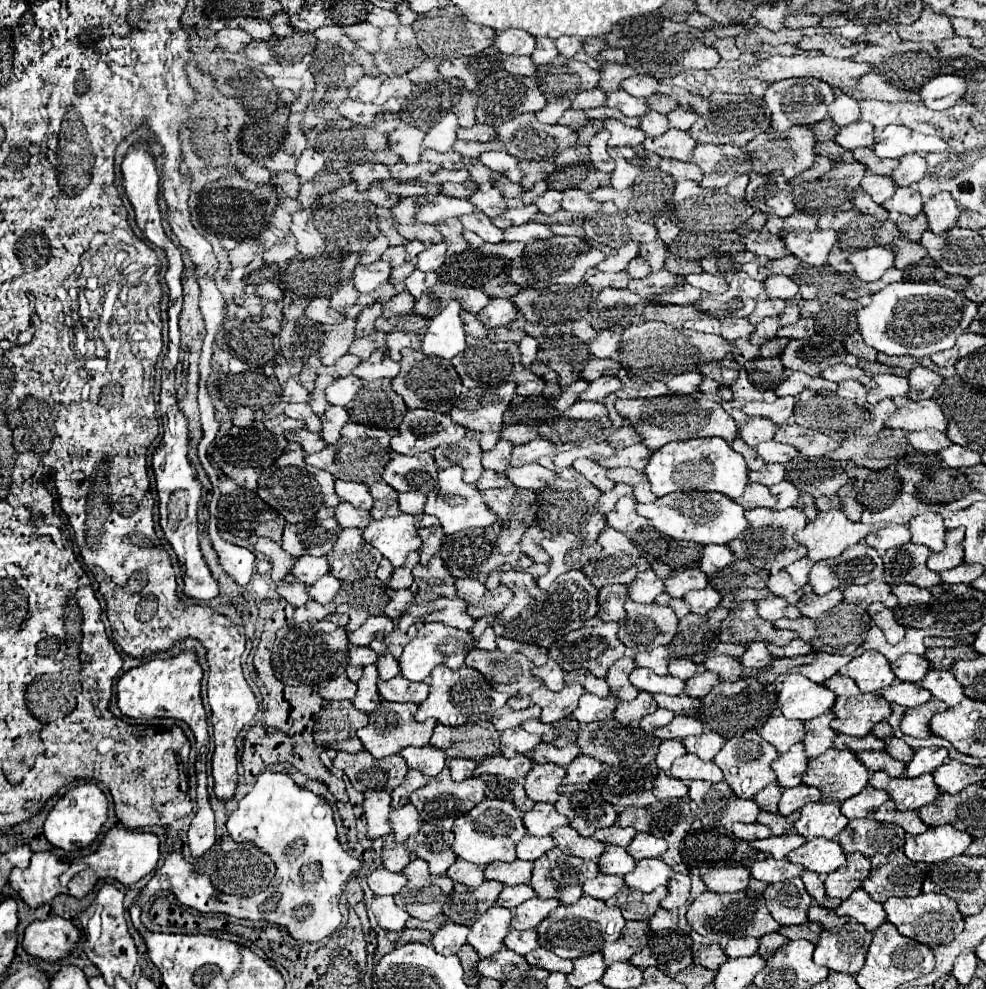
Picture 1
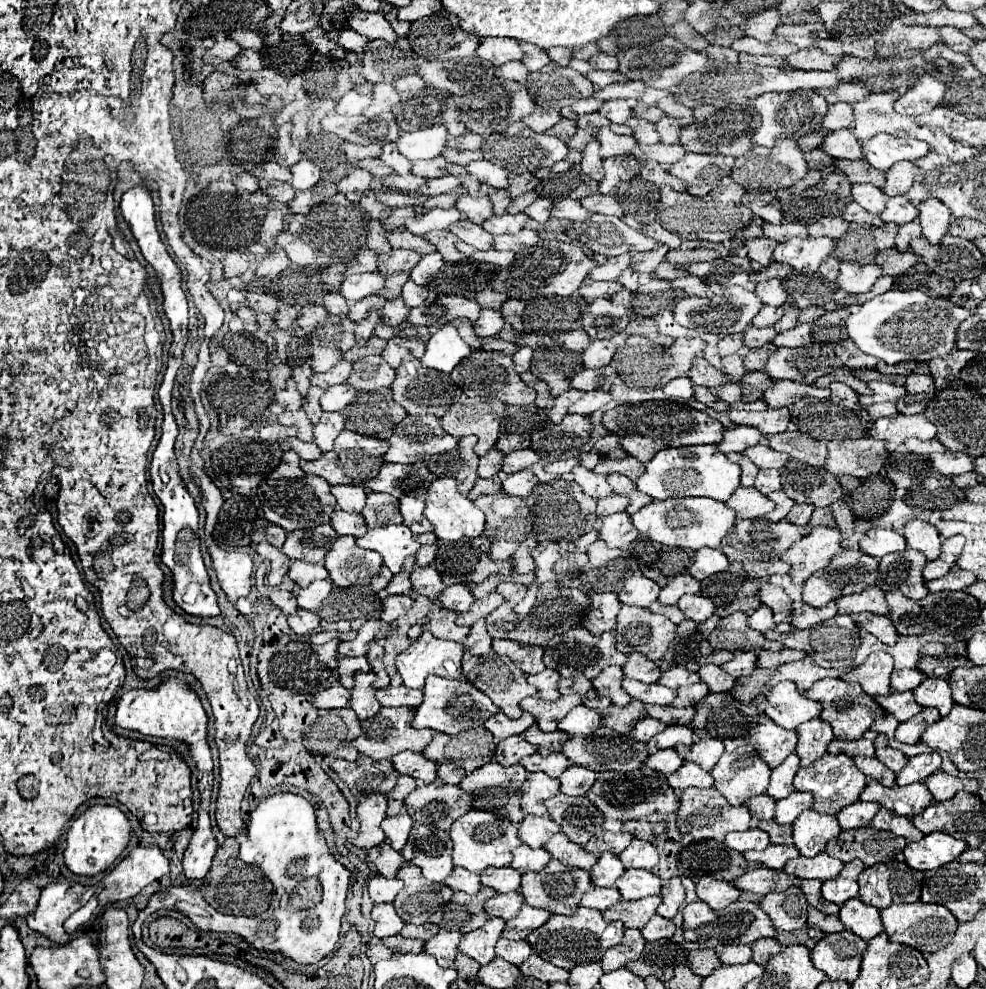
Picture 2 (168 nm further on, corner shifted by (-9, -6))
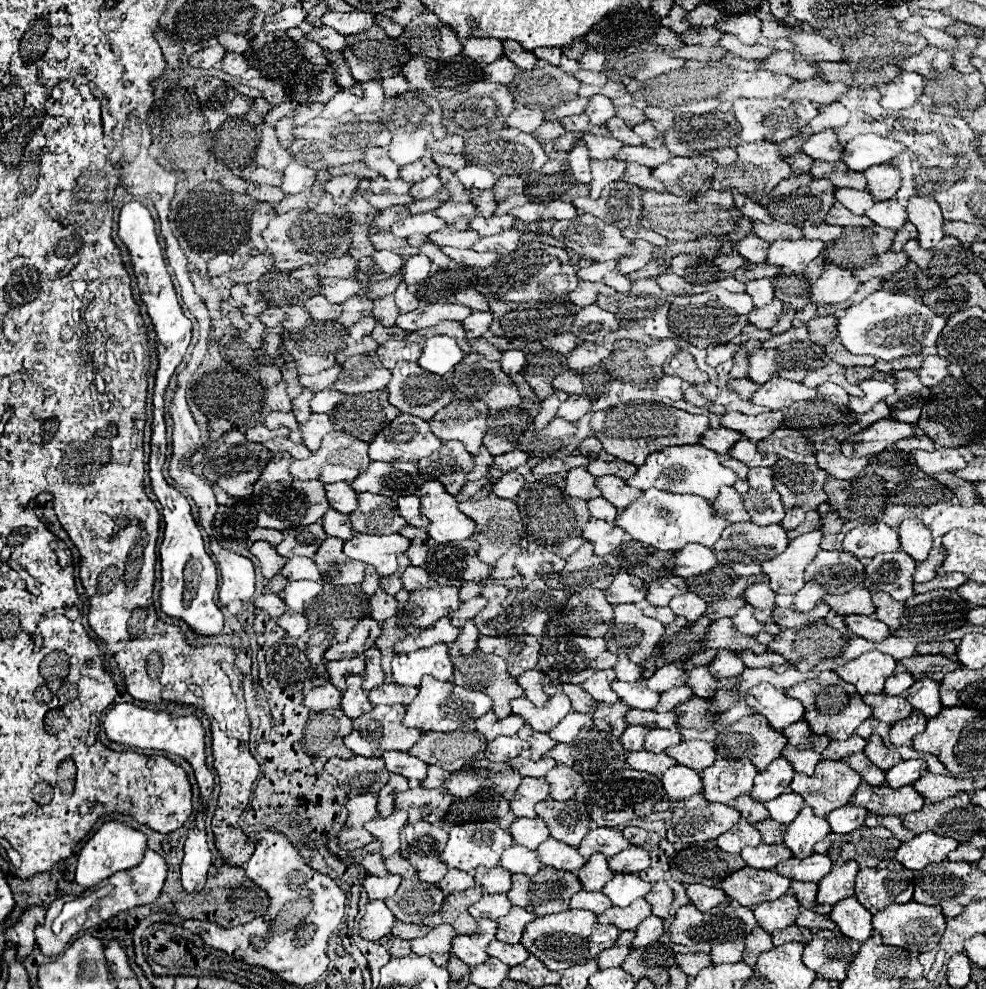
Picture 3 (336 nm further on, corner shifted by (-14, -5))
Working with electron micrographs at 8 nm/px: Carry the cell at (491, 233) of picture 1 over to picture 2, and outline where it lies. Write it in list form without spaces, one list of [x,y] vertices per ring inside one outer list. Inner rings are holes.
[[[457,221],[455,225],[449,227],[451,233],[455,233],[461,241],[473,245],[475,249],[491,249],[493,247],[493,235],[489,235],[481,225],[473,221]]]

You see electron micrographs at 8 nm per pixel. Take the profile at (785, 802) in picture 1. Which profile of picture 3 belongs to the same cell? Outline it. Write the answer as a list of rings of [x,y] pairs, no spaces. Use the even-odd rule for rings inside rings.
[[[784,792],[782,796],[768,800],[764,806],[772,820],[776,820],[780,824],[790,824],[802,810],[802,804],[804,804],[802,796],[796,796],[794,792]]]

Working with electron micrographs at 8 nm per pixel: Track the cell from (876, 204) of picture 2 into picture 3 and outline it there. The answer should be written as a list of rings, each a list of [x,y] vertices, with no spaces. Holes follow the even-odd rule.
[[[838,188],[834,194],[836,202],[848,208],[852,214],[862,214],[874,206],[874,198],[868,190],[850,190],[850,188]]]

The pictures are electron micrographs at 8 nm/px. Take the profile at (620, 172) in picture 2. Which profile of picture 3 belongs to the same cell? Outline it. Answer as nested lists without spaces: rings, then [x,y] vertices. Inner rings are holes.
[[[610,158],[610,160],[592,160],[592,182],[588,184],[588,190],[594,200],[600,198],[600,192],[604,190],[606,184],[618,180],[618,176],[624,174],[626,170],[626,162],[620,162],[616,158]]]

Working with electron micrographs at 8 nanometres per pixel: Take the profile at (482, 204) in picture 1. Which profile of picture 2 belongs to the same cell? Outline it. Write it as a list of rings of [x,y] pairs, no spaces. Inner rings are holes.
[[[469,195],[459,197],[455,207],[459,211],[463,211],[469,221],[479,223],[479,225],[493,215],[493,203],[491,203],[491,199],[487,195],[485,197],[469,197]]]

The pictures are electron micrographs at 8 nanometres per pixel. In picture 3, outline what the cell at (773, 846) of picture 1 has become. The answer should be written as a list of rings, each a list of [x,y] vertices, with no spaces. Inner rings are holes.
[[[758,844],[758,846],[748,846],[740,852],[742,860],[752,866],[752,868],[764,868],[764,870],[772,870],[776,868],[778,862],[788,860],[792,856],[792,852],[784,846],[784,844],[776,844],[776,846],[768,846],[768,844]]]

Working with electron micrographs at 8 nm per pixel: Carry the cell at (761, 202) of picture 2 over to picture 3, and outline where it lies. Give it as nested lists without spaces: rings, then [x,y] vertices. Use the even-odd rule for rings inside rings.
[[[734,194],[734,206],[750,220],[760,220],[760,222],[772,222],[770,214],[766,208],[762,208],[760,204],[756,204],[754,200],[750,200],[748,196],[742,194]]]

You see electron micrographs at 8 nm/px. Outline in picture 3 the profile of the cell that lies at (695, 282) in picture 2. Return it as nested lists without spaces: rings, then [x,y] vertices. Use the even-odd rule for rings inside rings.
[[[662,272],[654,280],[658,282],[658,286],[662,290],[666,290],[670,294],[690,294],[692,292],[692,286],[684,278],[680,278],[680,276],[672,274],[672,272]]]

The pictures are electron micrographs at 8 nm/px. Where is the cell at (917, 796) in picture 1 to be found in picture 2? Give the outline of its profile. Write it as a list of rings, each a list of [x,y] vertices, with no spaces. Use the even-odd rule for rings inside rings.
[[[869,781],[865,791],[861,793],[863,801],[877,801],[883,807],[905,815],[905,817],[915,817],[923,809],[929,807],[933,801],[933,795],[929,793],[925,783],[911,783],[909,787],[883,787],[879,781]]]

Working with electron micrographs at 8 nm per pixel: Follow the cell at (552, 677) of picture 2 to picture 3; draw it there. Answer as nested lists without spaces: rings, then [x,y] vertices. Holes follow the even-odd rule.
[[[528,670],[522,676],[518,676],[518,684],[524,688],[524,696],[534,704],[534,706],[544,706],[548,702],[548,696],[542,690],[544,684],[544,674],[540,670]]]

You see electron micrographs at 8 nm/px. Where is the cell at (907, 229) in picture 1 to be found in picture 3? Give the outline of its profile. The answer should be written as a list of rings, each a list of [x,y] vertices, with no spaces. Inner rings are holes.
[[[906,222],[898,232],[896,232],[896,238],[894,238],[894,242],[892,242],[892,252],[900,252],[902,248],[904,248],[904,244],[910,240],[910,238],[916,238],[918,236],[918,232],[916,232],[916,228],[914,228],[914,224],[910,224],[910,222]]]

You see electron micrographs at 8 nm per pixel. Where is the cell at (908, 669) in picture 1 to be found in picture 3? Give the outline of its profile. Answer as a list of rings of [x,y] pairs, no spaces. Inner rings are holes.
[[[894,670],[894,674],[886,678],[884,694],[888,694],[888,696],[902,696],[912,684],[914,684],[914,678],[906,670],[904,672]]]

